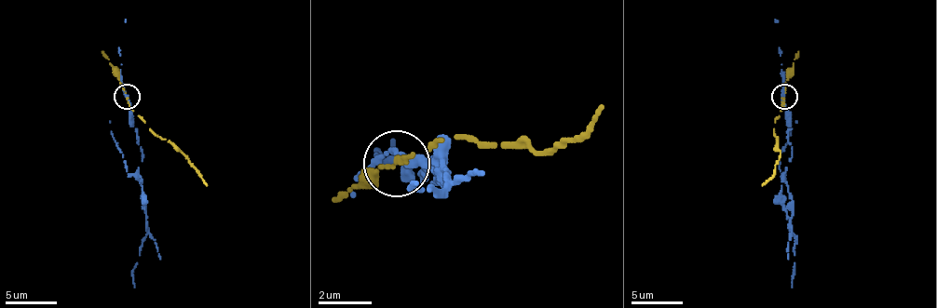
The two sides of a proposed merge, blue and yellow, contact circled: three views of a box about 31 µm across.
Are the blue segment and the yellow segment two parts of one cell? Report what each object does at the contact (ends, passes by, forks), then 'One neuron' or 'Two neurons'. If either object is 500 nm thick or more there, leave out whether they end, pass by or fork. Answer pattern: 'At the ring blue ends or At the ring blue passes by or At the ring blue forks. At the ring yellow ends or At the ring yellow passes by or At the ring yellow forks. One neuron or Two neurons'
At the ring blue passes by. At the ring yellow ends. Two neurons

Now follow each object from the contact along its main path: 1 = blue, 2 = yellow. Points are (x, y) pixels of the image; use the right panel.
1: (783, 97), (791, 146), (783, 180), (791, 195), (794, 270), (791, 287)
2: (783, 97), (773, 128), (776, 149), (780, 154), (776, 169), (763, 184)

